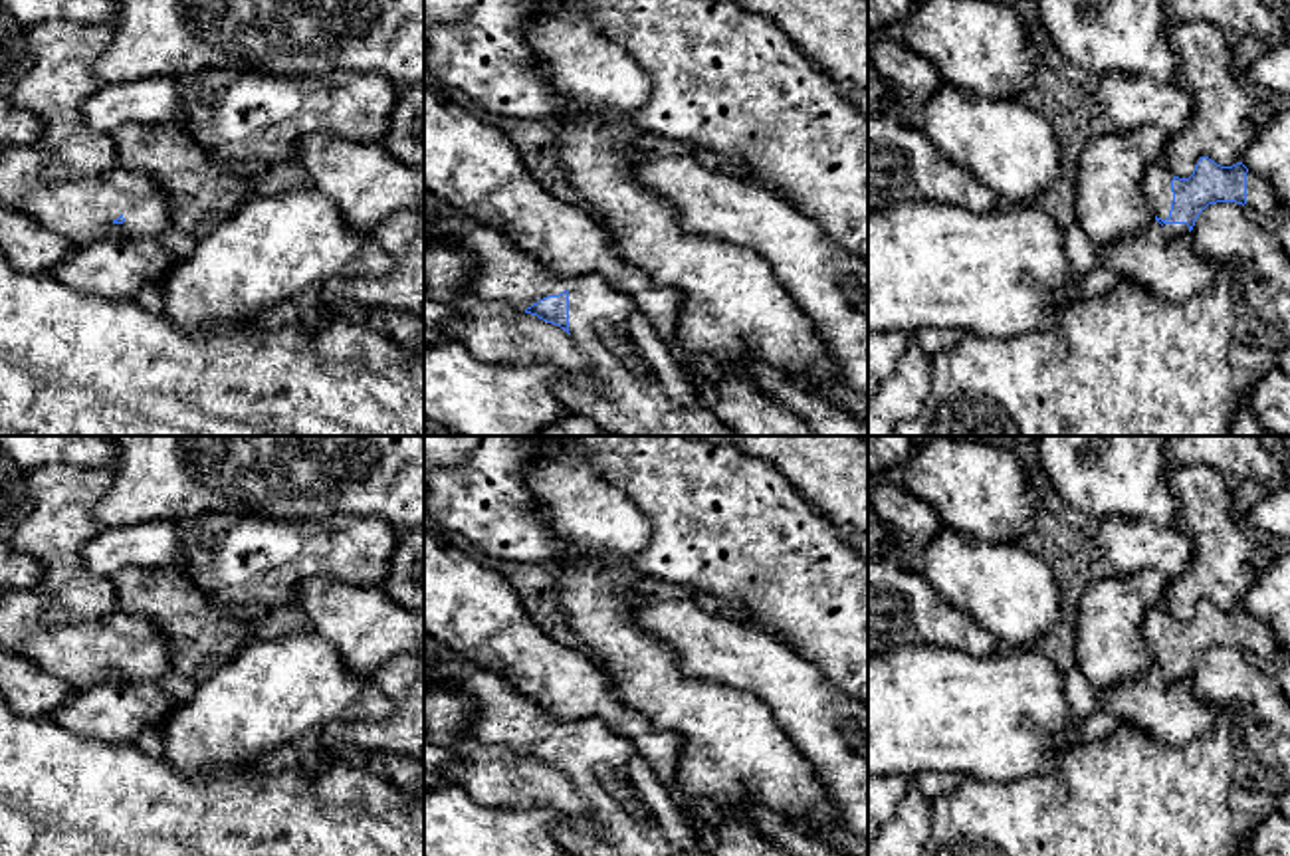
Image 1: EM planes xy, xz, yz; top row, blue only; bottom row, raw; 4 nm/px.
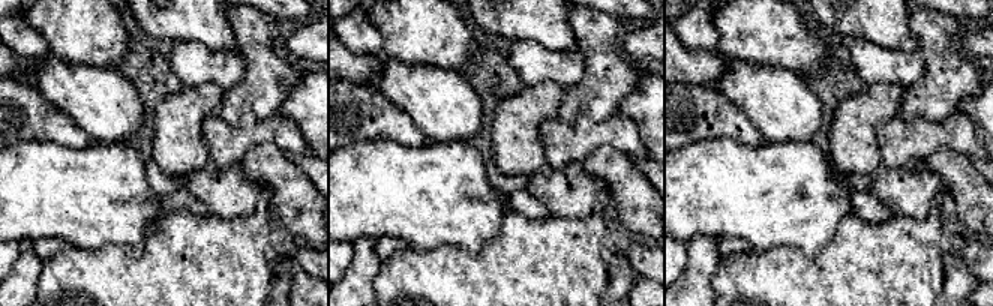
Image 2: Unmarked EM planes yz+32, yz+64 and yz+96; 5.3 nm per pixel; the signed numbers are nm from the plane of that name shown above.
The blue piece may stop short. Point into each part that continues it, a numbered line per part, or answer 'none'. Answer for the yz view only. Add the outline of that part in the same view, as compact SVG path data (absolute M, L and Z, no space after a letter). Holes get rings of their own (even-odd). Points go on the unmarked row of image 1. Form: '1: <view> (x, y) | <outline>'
1: yz (1156, 627) | M1151 606L1141 620L1141 636L1153 660L1161 664L1169 662L1173 646L1171 624L1173 618L1161 606Z

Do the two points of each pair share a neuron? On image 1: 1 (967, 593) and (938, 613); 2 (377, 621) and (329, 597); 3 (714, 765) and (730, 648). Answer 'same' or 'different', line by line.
1: different
2: same
3: different

